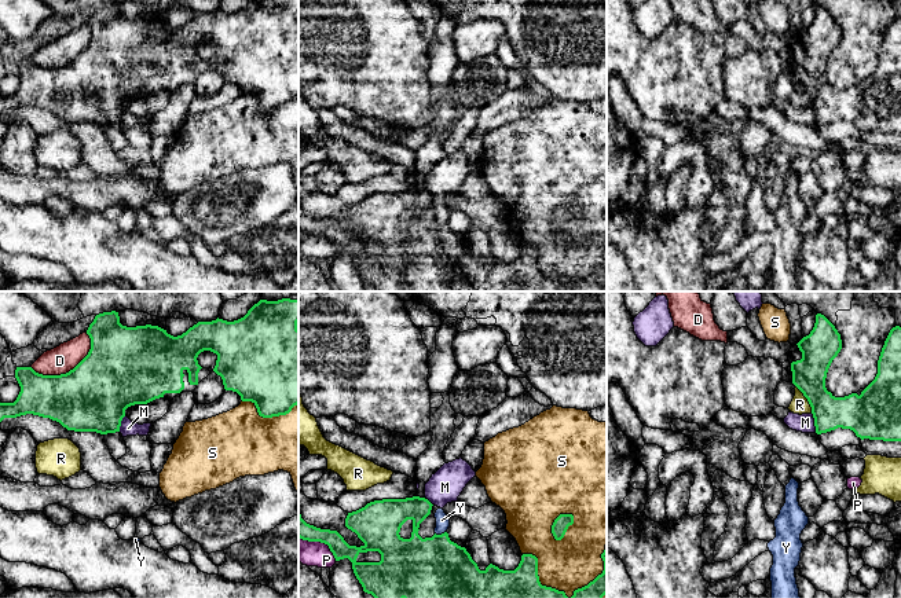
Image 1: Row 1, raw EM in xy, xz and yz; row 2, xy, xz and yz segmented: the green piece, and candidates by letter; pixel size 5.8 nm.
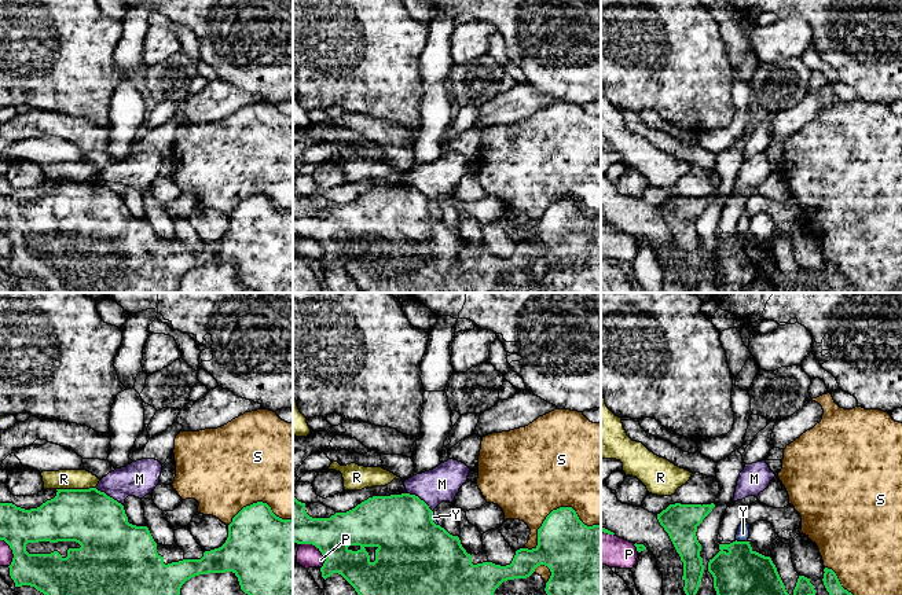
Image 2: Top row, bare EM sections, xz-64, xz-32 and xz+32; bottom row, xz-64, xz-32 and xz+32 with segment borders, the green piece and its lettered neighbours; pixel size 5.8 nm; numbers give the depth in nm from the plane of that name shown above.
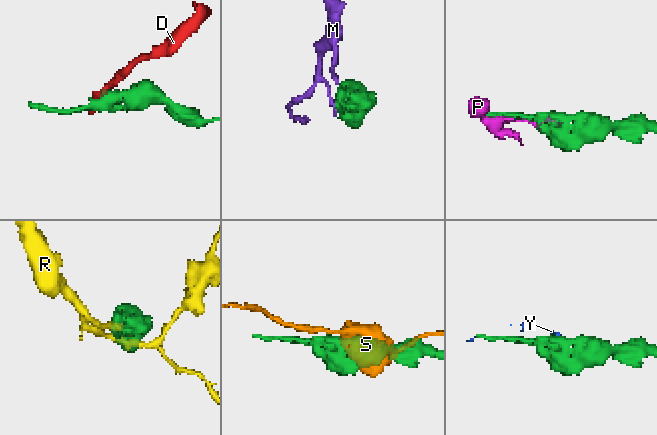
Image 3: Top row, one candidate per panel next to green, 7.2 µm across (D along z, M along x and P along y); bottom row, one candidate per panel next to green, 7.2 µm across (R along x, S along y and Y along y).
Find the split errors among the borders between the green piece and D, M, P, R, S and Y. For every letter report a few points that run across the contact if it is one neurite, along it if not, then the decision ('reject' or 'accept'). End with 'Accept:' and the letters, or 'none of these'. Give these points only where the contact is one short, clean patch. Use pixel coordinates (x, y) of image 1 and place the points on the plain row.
D: reject
M: line yz (810, 105), (816, 124); reject
P: reject
R: line yz (795, 77), (812, 103); reject
S: reject
Y: reject
Accept: none of these

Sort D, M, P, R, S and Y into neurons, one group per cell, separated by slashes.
D / M Y / P / R / S

